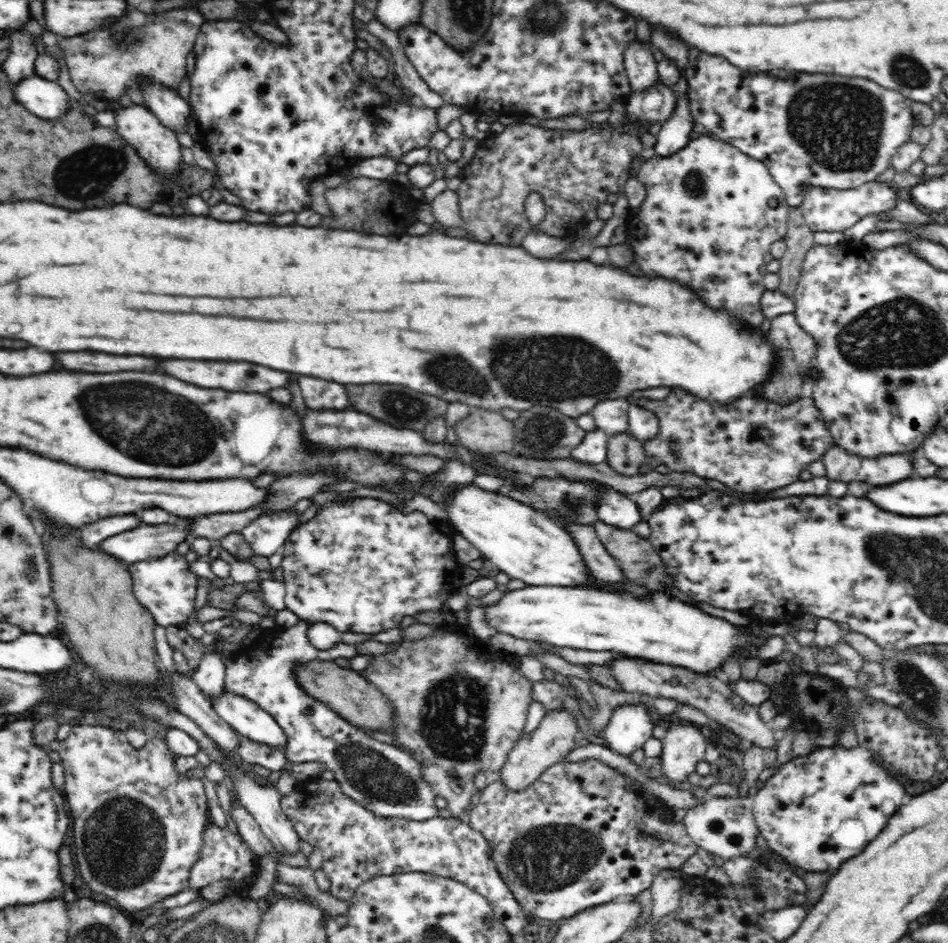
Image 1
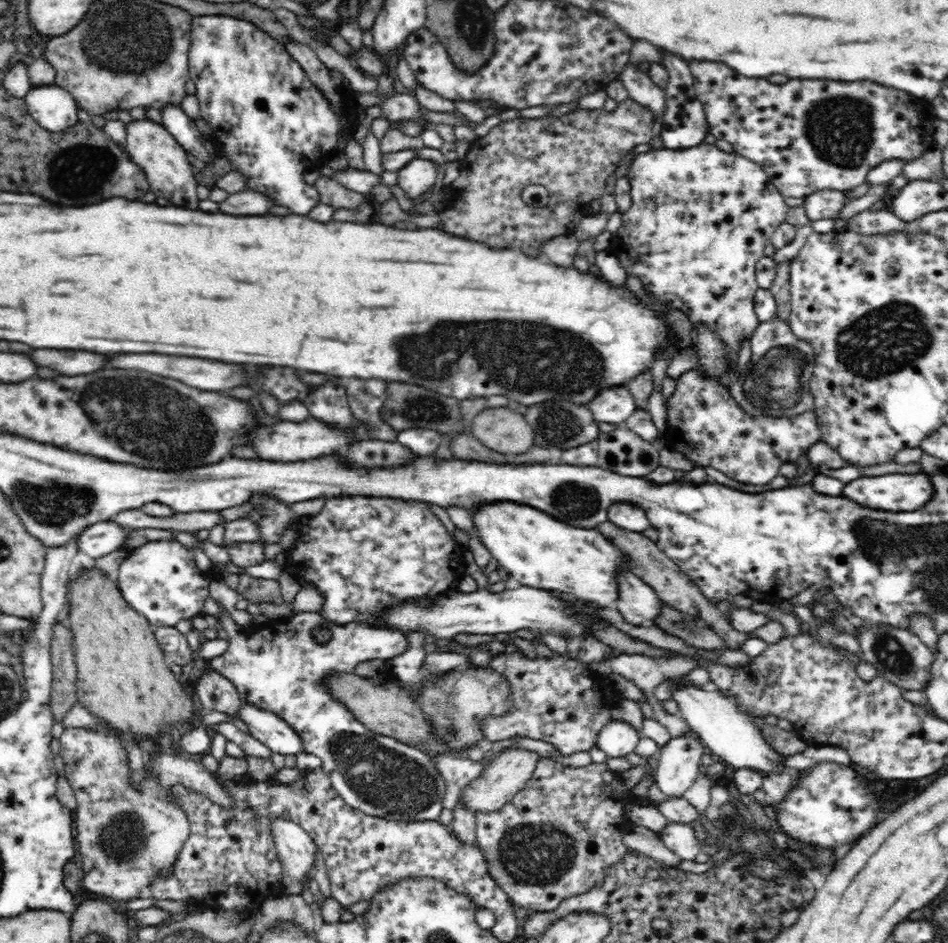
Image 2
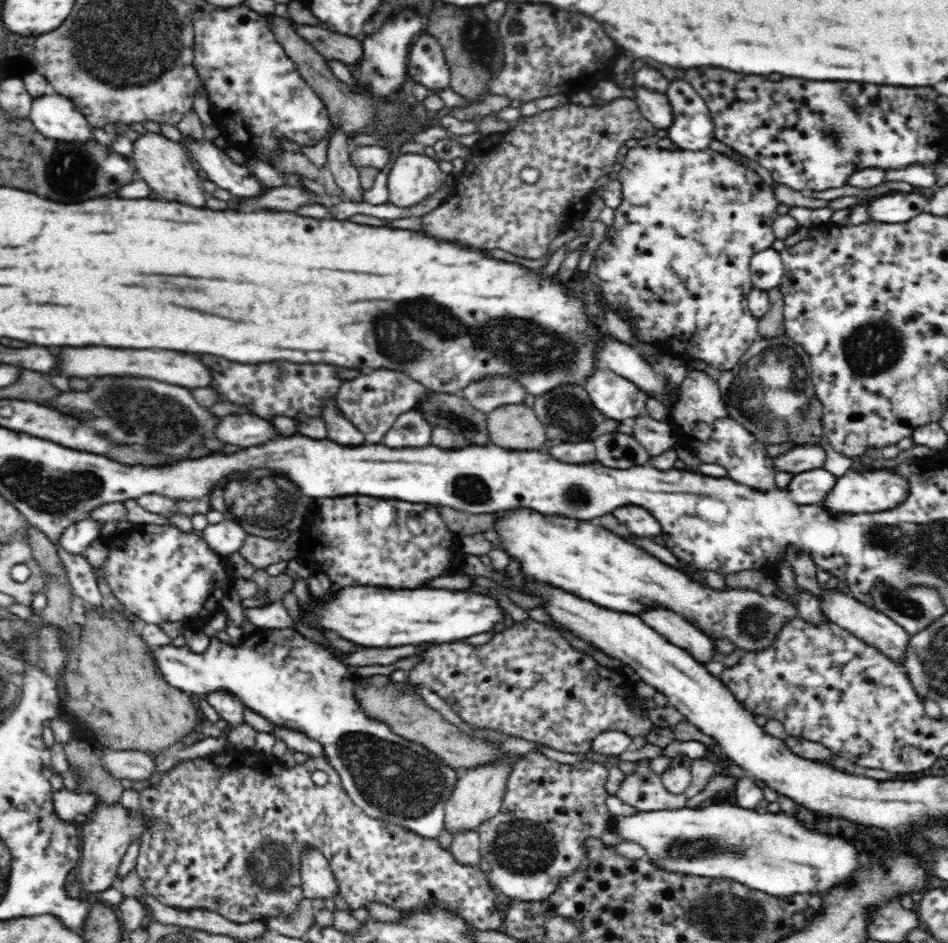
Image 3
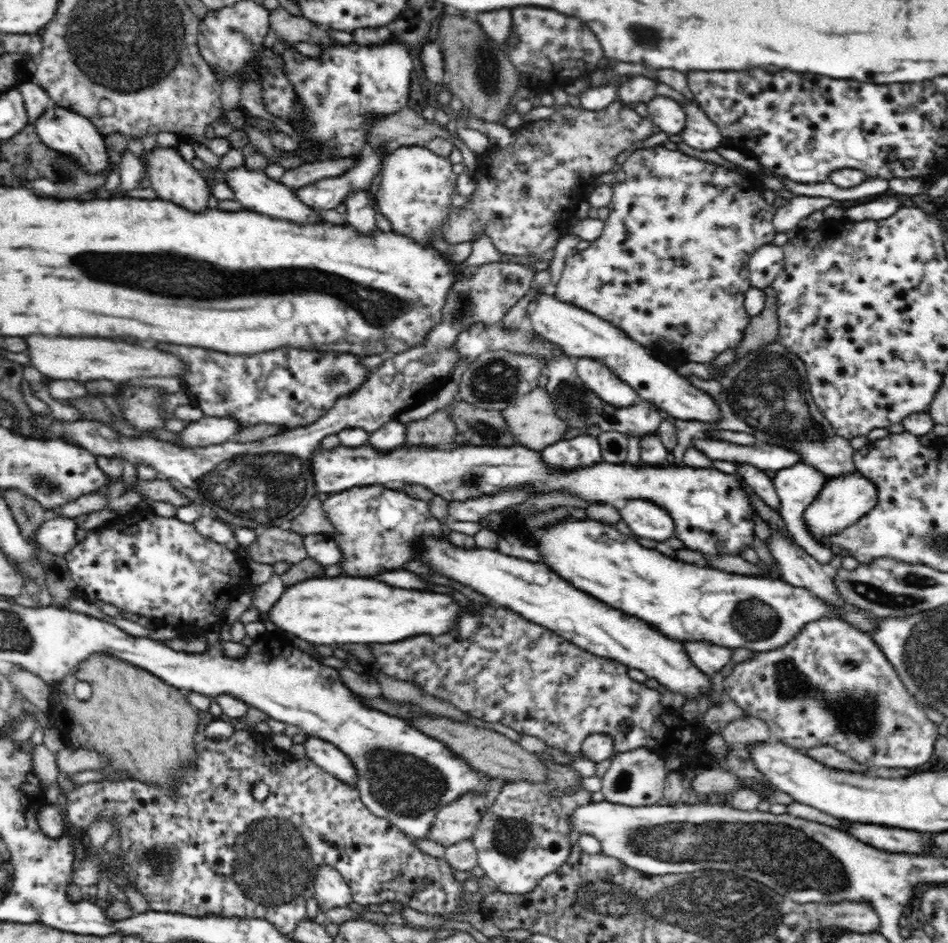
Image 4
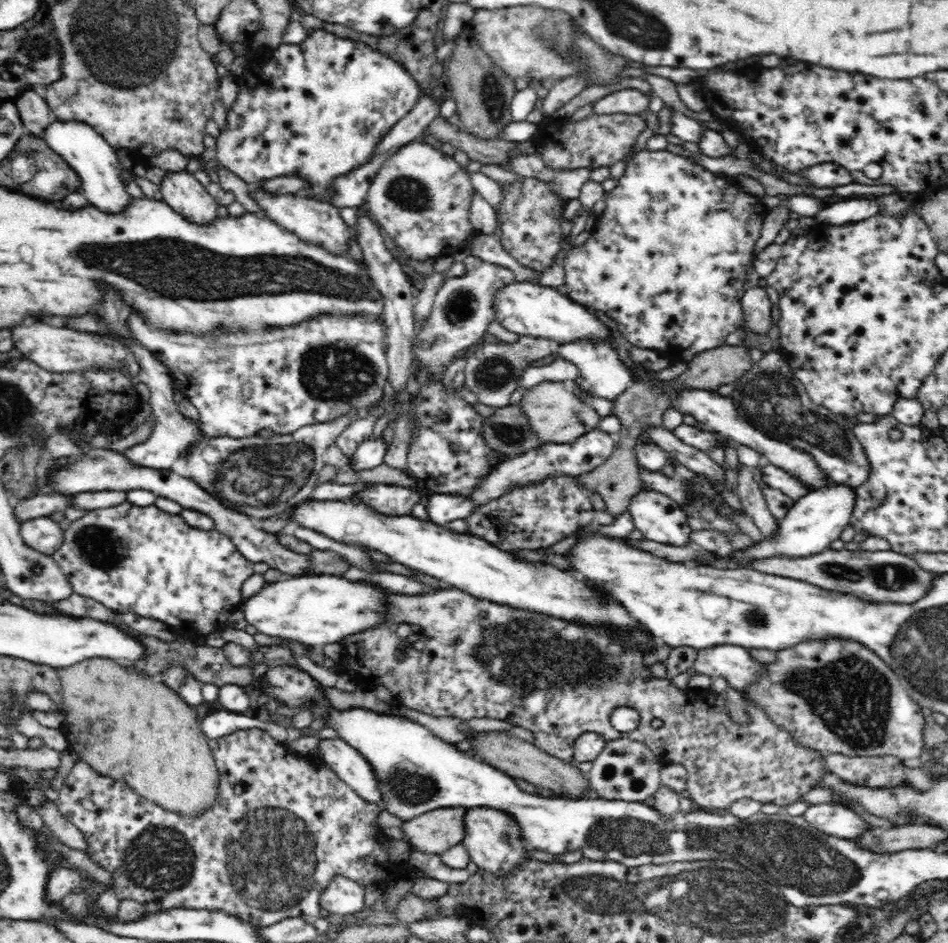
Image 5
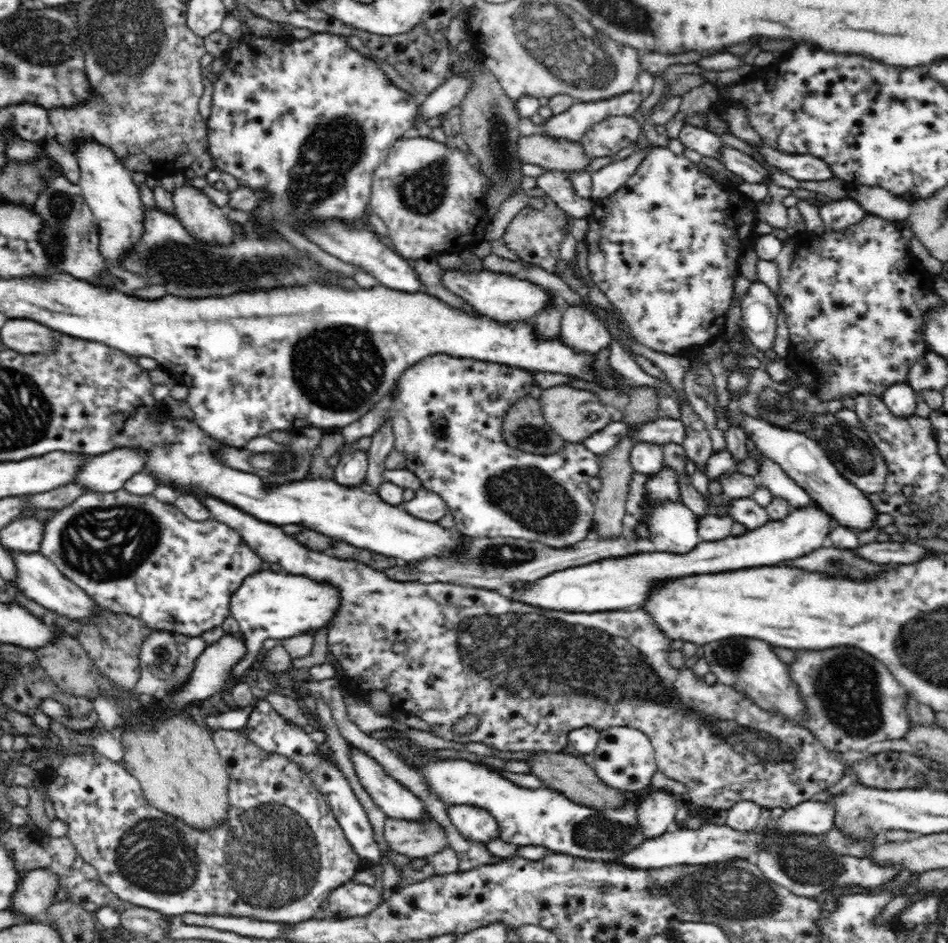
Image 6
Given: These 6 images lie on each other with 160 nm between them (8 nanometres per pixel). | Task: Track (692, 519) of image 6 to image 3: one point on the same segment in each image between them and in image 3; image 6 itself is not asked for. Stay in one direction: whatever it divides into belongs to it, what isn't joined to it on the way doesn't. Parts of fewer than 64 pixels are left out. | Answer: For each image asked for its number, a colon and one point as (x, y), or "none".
3: (637, 520)
4: (646, 519)
5: (661, 519)

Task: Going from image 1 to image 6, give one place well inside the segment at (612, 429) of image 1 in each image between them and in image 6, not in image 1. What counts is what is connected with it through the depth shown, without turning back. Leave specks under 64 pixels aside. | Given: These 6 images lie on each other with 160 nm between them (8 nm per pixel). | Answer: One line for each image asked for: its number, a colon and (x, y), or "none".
2: (613, 405)
3: (618, 398)
4: (613, 391)
5: (604, 374)
6: (583, 331)

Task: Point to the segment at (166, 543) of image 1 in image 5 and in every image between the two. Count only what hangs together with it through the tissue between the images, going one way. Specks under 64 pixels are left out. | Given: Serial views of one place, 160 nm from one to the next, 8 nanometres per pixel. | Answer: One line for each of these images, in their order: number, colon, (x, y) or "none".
2: (97, 540)
3: (75, 539)
4: (59, 535)
5: (45, 534)

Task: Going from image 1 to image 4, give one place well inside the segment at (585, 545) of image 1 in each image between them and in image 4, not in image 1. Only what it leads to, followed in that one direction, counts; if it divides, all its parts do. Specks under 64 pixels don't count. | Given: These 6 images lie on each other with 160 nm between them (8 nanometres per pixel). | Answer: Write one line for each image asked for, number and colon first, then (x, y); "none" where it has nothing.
2: (638, 603)
3: (672, 627)
4: (709, 658)

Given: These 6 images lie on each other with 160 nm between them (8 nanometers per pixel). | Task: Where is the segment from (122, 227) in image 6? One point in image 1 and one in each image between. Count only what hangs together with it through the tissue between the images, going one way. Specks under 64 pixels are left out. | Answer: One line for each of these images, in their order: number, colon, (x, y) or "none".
1: (46, 99)
2: (54, 108)
3: (55, 116)
4: (65, 131)
5: (87, 152)

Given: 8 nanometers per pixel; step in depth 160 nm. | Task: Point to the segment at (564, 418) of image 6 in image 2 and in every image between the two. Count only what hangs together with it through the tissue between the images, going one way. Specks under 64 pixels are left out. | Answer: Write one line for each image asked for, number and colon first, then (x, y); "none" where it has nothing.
2: (501, 429)
3: (514, 426)
4: (532, 420)
5: (554, 412)

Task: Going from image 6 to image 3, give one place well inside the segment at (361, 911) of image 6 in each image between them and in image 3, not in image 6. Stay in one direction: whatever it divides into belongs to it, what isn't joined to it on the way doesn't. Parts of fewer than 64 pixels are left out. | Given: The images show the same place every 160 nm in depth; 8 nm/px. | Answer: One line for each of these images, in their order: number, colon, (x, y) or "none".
3: (317, 881)
4: (331, 889)
5: (342, 896)

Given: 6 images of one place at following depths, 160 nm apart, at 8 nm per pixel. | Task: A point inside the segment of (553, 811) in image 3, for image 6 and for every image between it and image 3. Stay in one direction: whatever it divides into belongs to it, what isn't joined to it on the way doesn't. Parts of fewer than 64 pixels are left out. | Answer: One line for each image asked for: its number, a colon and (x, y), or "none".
4: (525, 834)
5: (492, 837)
6: (473, 823)

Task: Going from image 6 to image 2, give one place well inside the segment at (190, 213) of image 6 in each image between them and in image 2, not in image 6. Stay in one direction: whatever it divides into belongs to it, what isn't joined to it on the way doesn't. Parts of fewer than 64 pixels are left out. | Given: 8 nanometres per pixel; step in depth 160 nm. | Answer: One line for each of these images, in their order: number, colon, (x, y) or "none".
2: (163, 160)
3: (164, 165)
4: (173, 178)
5: (181, 190)

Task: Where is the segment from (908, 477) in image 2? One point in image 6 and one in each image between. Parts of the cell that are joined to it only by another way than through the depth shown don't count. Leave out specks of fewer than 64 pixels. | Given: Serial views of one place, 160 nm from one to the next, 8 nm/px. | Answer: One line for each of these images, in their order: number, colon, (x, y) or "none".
3: (857, 492)
4: (844, 499)
5: (817, 519)
6: (612, 584)

